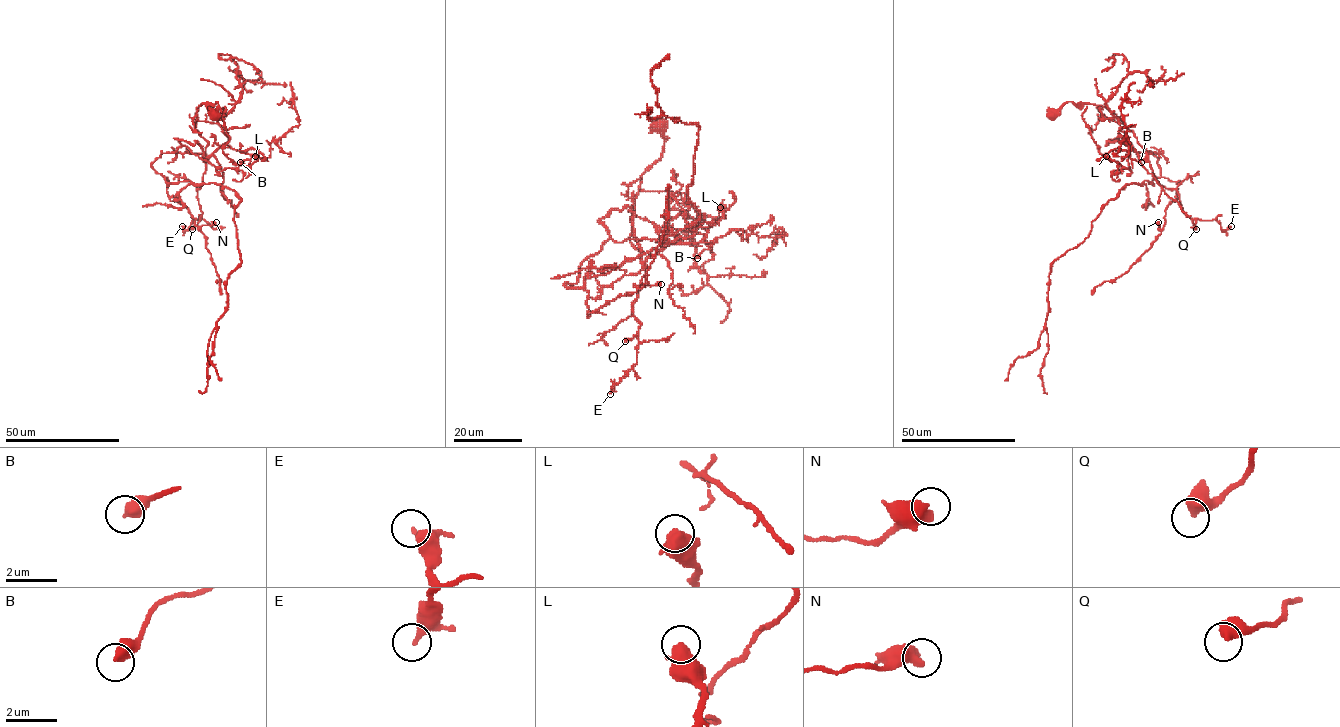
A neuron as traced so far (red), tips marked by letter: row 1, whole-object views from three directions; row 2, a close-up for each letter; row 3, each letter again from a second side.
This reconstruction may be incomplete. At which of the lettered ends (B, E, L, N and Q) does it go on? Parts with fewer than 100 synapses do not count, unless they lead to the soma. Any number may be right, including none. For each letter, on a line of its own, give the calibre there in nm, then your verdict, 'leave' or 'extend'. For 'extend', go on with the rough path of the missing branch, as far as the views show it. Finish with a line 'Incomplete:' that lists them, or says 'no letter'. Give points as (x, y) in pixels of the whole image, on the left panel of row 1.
B: calibre 480 nm; leave
E: calibre 240 nm; leave
L: calibre 600 nm; leave
N: calibre 600 nm; leave
Q: calibre 360 nm; leave
Incomplete: no letter

